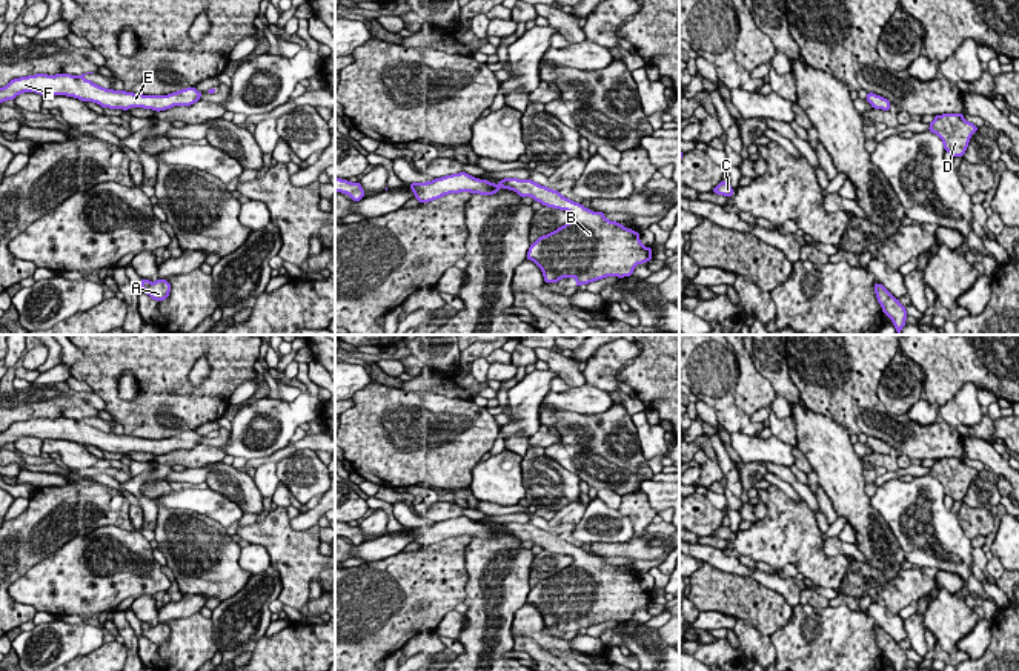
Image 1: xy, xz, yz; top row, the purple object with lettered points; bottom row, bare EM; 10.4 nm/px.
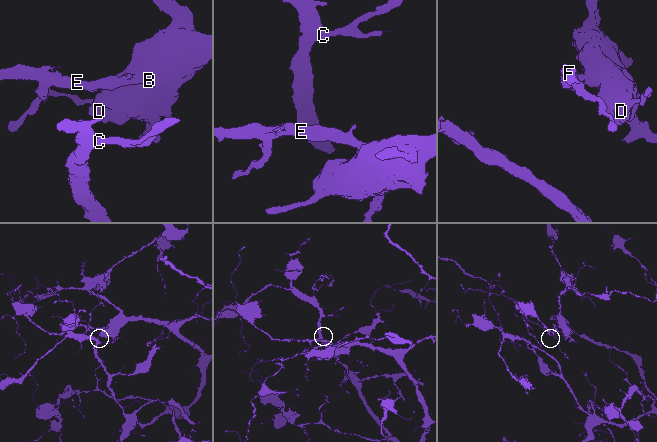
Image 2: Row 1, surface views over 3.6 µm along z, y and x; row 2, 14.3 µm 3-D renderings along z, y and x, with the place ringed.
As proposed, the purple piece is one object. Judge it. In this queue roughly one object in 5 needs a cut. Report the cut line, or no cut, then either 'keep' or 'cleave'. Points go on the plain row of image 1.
cut none; keep

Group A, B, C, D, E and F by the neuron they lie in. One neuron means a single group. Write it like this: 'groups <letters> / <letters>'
groups A B C D E F

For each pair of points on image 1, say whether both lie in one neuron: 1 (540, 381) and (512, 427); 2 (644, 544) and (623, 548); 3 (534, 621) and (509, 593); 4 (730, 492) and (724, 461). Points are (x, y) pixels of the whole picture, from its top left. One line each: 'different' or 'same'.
1: same
2: same
3: different
4: same

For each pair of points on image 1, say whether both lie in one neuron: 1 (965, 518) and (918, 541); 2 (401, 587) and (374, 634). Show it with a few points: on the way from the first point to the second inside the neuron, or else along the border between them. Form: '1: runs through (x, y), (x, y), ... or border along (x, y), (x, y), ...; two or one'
1: border along (955, 515), (962, 532), (970, 539); two
2: runs through (391, 599), (374, 616), (374, 622); one

